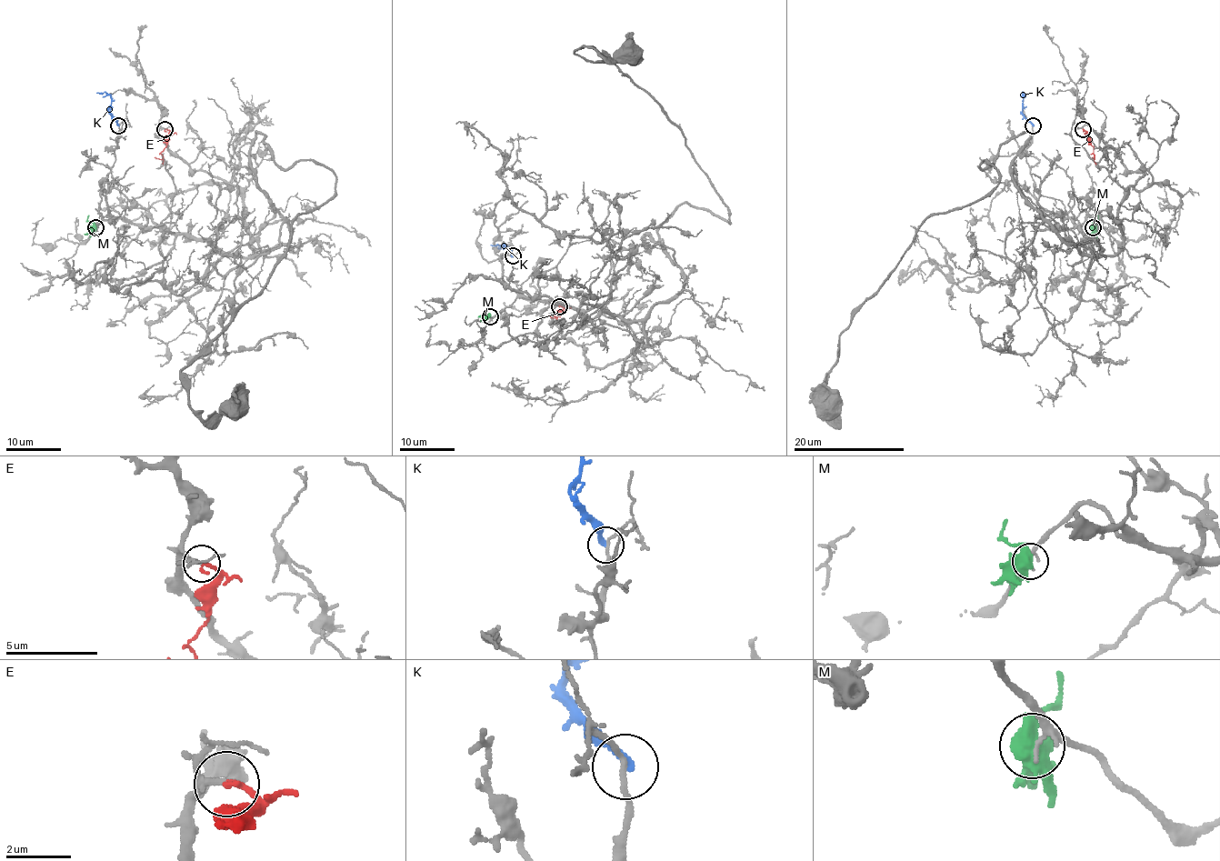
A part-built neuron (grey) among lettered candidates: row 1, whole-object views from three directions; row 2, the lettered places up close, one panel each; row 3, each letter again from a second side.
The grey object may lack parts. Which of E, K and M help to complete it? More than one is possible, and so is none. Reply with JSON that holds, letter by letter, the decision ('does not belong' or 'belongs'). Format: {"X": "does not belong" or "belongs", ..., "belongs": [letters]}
{"E": "belongs", "K": "does not belong", "M": "does not belong", "belongs": ["E"]}

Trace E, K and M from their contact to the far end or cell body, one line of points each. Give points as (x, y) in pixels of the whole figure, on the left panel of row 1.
E: (165, 128), (169, 131), (166, 146), (161, 159), (154, 157)
K: (118, 125), (110, 113), (111, 98), (105, 93), (96, 93)
M: (96, 228), (87, 220), (89, 215)

